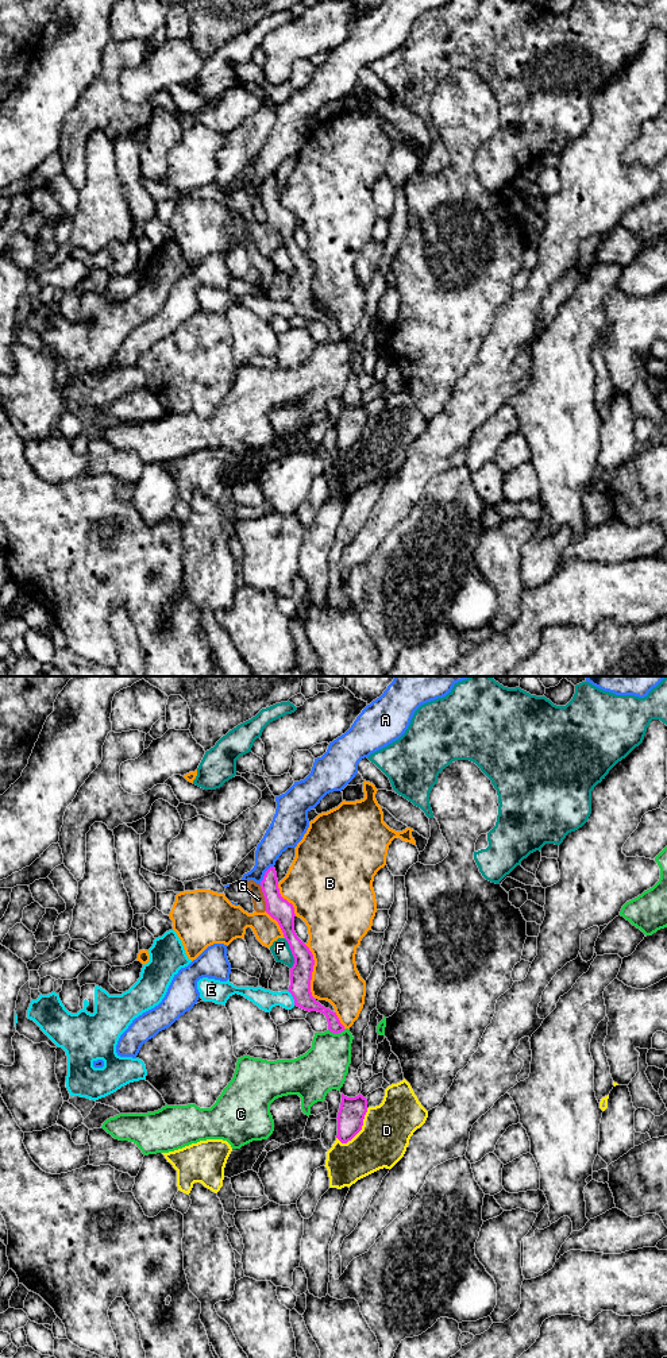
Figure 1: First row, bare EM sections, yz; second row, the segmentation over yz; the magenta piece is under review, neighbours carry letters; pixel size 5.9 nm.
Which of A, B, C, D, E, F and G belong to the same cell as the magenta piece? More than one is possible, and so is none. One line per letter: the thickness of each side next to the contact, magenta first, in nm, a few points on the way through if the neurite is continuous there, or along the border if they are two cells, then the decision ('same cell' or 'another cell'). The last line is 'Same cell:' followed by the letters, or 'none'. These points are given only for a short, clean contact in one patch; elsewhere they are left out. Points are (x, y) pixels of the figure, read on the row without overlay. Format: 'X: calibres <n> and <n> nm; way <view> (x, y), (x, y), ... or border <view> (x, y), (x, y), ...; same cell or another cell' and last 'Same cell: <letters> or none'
A: calibres 140 and 170 nm; border yz (273, 174), (265, 181), (259, 193); another cell
B: calibres 130 and 300 nm; another cell
C: calibres 90 and 280 nm; border yz (346, 338), (338, 342), (328, 339); another cell
D: calibres 160 and 300 nm; another cell
E: calibres 130 and 120 nm; border yz (288, 299), (295, 313); another cell
F: calibres 130 and 110 nm; another cell
G: calibres 140 and 80 nm; another cell
Same cell: none

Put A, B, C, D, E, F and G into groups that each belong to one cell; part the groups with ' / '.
A / B / C / D / E / F / G

